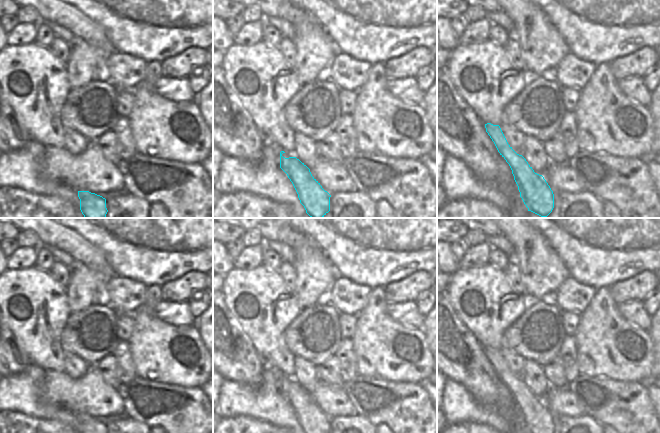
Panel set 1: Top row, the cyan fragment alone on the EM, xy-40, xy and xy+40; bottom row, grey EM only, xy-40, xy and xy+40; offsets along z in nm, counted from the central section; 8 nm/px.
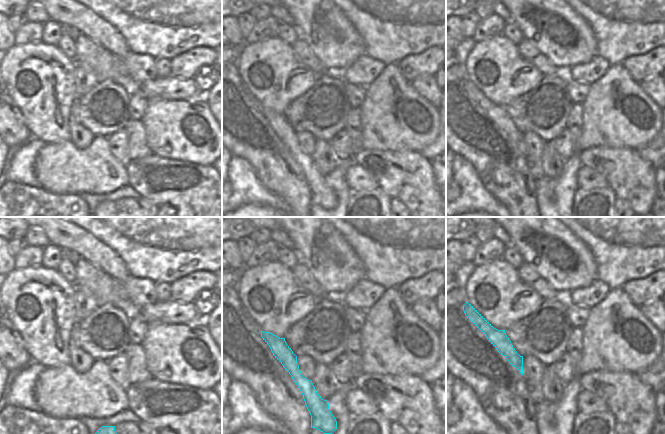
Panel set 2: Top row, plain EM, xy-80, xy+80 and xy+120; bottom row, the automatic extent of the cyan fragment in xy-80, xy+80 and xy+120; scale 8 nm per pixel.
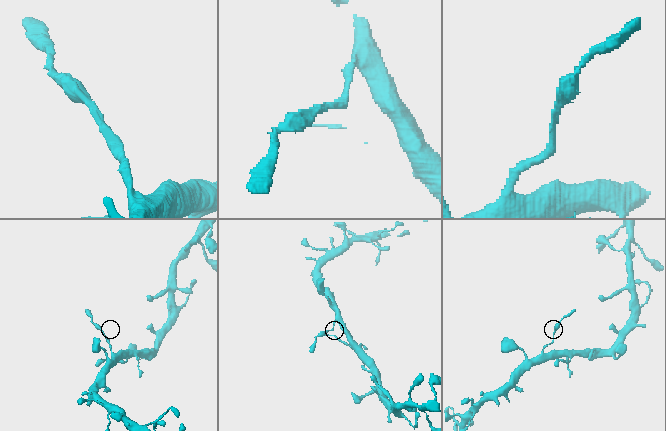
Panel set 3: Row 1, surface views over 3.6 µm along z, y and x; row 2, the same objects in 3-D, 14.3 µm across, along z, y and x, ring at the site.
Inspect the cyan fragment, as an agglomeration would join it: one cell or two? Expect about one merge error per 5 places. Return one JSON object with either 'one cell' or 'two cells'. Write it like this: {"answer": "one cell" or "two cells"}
{"answer": "two cells"}

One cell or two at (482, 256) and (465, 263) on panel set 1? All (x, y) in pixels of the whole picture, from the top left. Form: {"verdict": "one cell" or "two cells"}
{"verdict": "one cell"}

